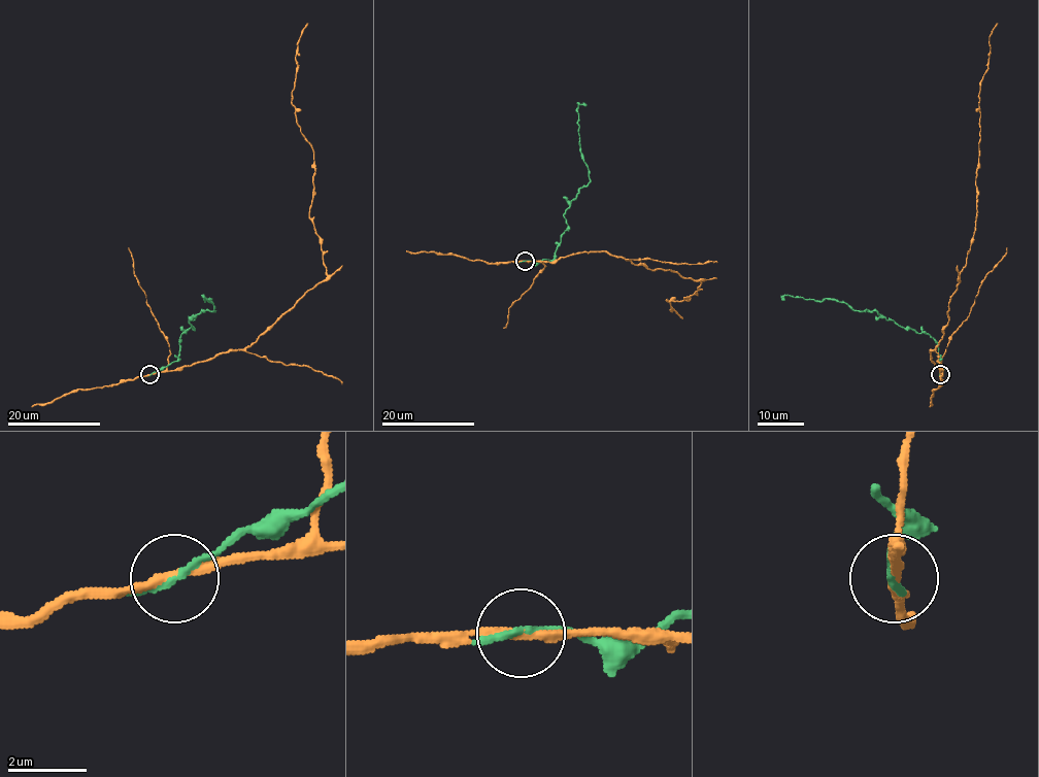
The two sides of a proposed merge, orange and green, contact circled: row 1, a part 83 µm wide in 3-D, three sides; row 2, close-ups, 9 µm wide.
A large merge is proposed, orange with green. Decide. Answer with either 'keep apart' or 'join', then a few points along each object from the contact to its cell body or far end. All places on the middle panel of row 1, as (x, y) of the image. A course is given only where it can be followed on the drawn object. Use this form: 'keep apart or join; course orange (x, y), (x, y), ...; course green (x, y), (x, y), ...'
keep apart; course orange (525, 261), (607, 251), (651, 270), (677, 271), (701, 280), (689, 300), (666, 300), (682, 318); course green (525, 261), (555, 260), (555, 251), (567, 227), (565, 209), (590, 181), (579, 136), (578, 106), (585, 103)

